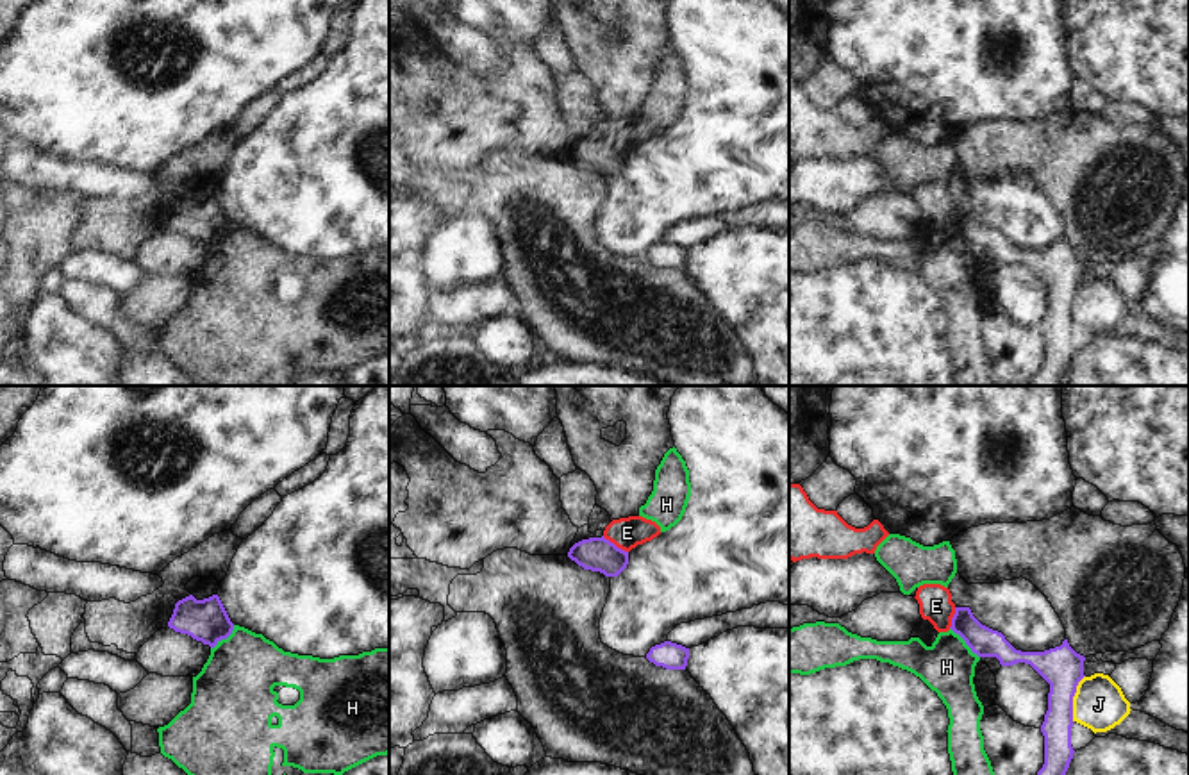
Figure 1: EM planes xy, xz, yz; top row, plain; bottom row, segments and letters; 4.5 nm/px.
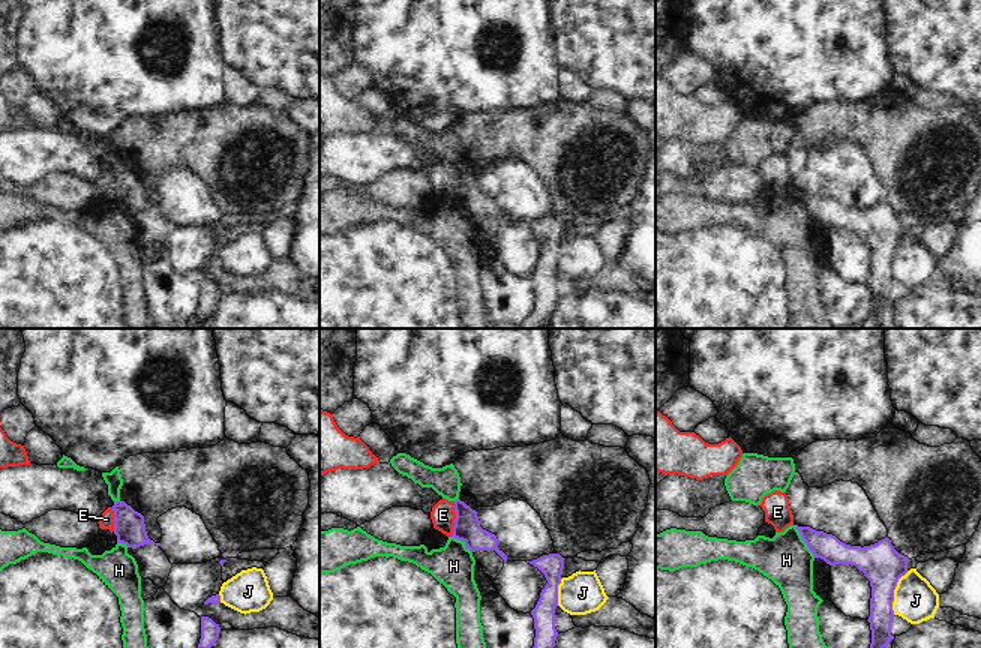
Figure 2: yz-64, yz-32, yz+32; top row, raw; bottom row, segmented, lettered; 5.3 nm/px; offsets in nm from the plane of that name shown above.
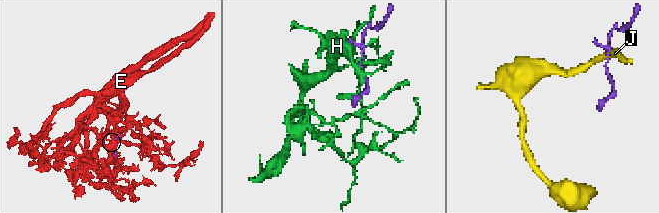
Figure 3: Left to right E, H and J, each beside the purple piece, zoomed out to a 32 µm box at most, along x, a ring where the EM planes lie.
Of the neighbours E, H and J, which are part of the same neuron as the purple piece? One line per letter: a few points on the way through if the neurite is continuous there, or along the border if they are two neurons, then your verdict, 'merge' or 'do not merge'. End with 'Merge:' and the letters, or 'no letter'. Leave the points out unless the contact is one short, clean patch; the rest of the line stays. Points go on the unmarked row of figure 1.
E: border xz (602, 136), (627, 152); do not merge
H: do not merge
J: border yz (1084, 275), (1073, 297), (1072, 320); do not merge
Merge: no letter

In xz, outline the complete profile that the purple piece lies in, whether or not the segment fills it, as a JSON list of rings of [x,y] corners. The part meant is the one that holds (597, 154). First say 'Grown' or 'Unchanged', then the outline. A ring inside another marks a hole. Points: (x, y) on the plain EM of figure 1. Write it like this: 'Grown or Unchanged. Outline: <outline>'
Unchanged. Outline: [[[603,136],[575,143],[568,157],[584,170],[600,171],[605,177],[618,177],[628,164],[628,152],[618,148]]]

